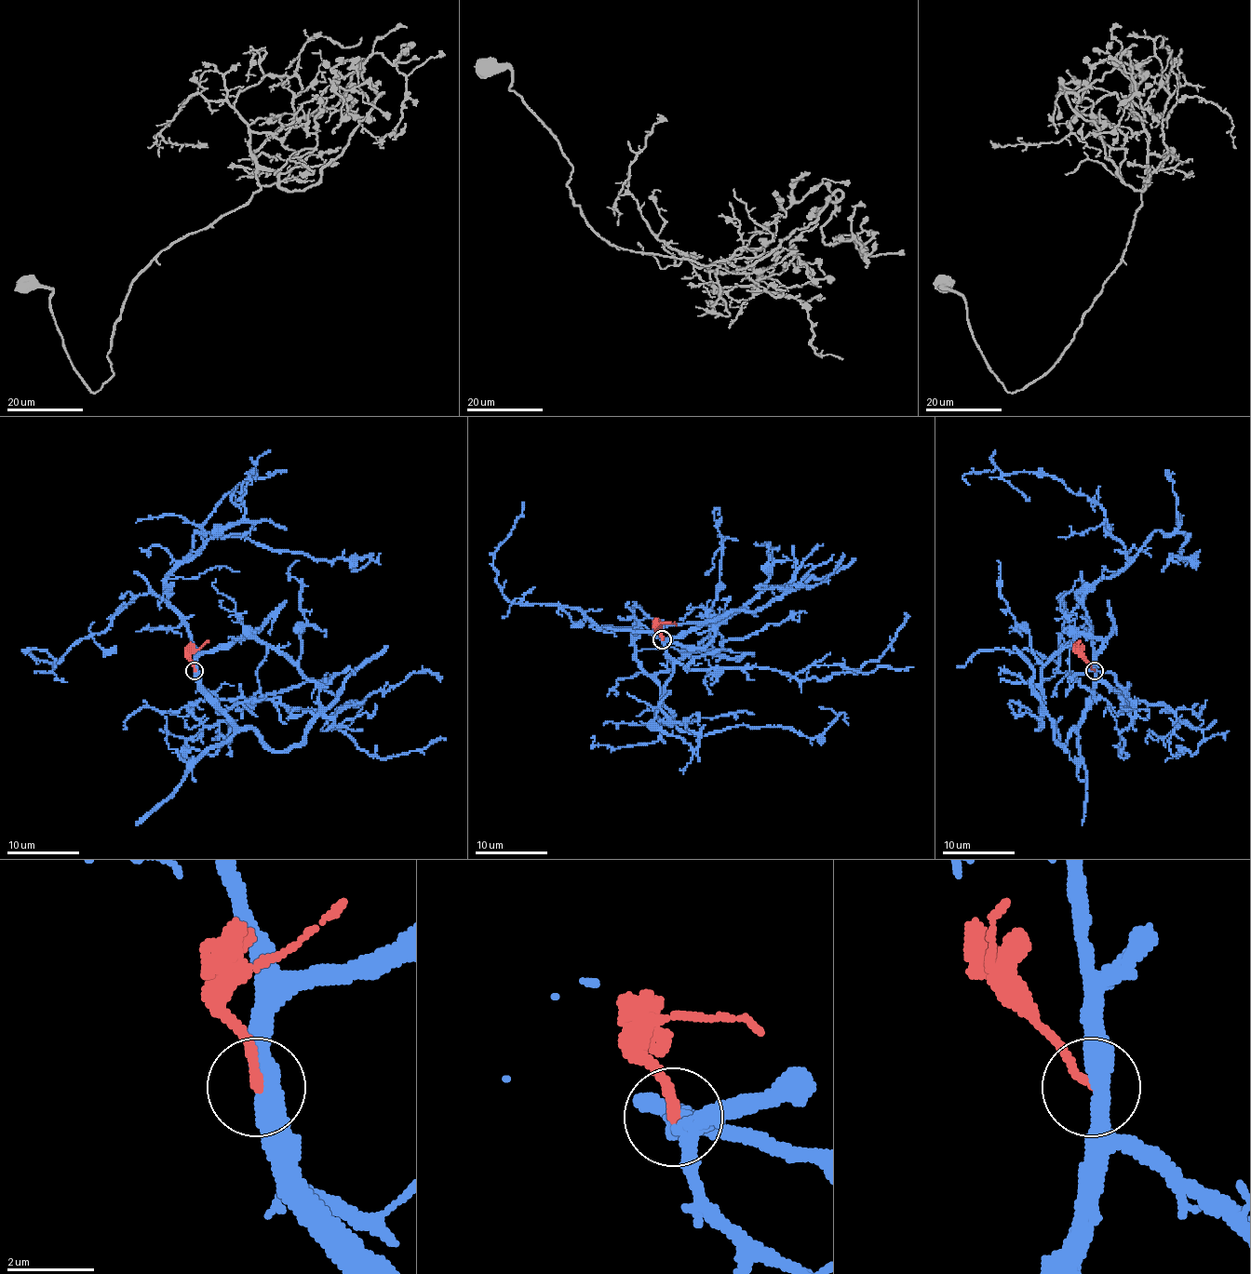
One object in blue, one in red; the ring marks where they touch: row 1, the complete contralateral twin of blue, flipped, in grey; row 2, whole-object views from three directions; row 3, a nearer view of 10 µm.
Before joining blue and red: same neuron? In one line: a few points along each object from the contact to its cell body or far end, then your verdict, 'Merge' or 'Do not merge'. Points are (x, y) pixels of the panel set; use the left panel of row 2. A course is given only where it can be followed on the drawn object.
Course of blue: (194, 669), (194, 642), (170, 604), (167, 577), (195, 529), (316, 558), (369, 558), (352, 571). Course of red: (194, 671), (190, 655), (208, 640). Do not merge

